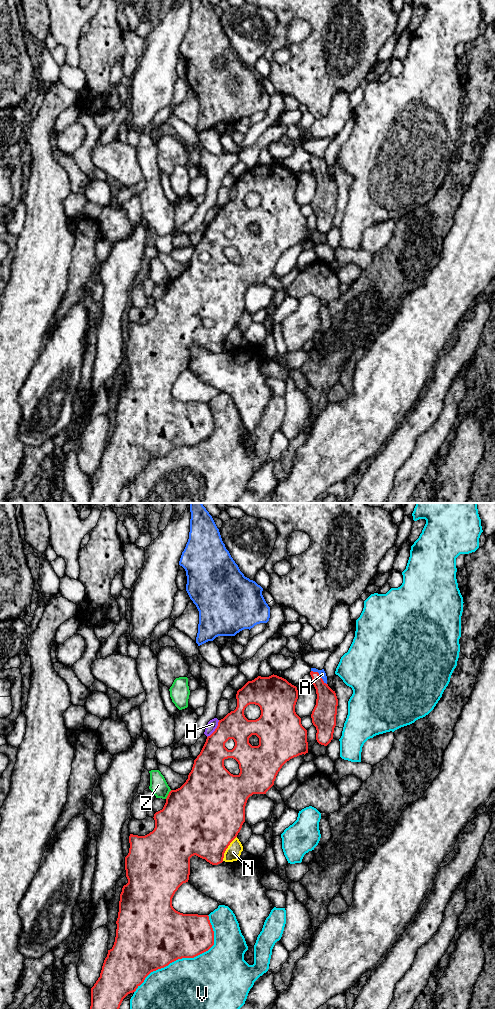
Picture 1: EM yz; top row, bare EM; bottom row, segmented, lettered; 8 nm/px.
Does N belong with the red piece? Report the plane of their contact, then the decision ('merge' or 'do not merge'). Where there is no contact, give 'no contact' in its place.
contact in yz; do not merge

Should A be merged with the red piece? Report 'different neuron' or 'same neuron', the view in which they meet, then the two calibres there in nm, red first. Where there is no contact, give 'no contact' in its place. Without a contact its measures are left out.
same neuron | yz | 180/60 nm

